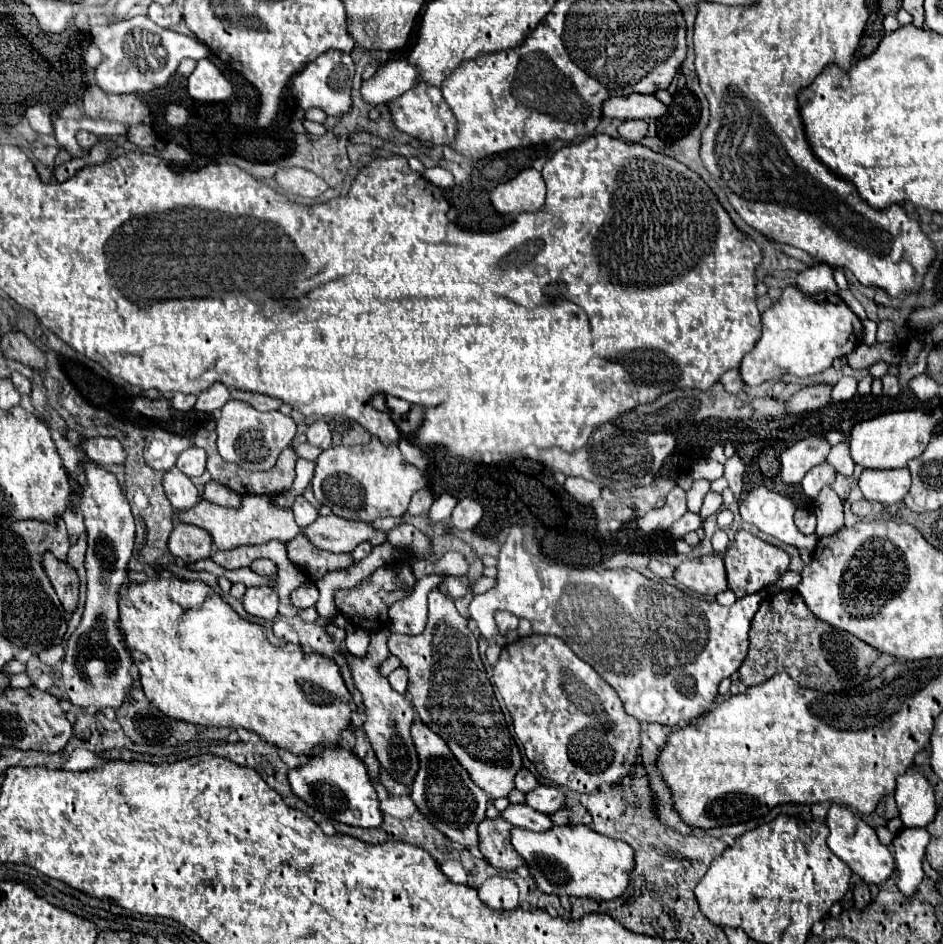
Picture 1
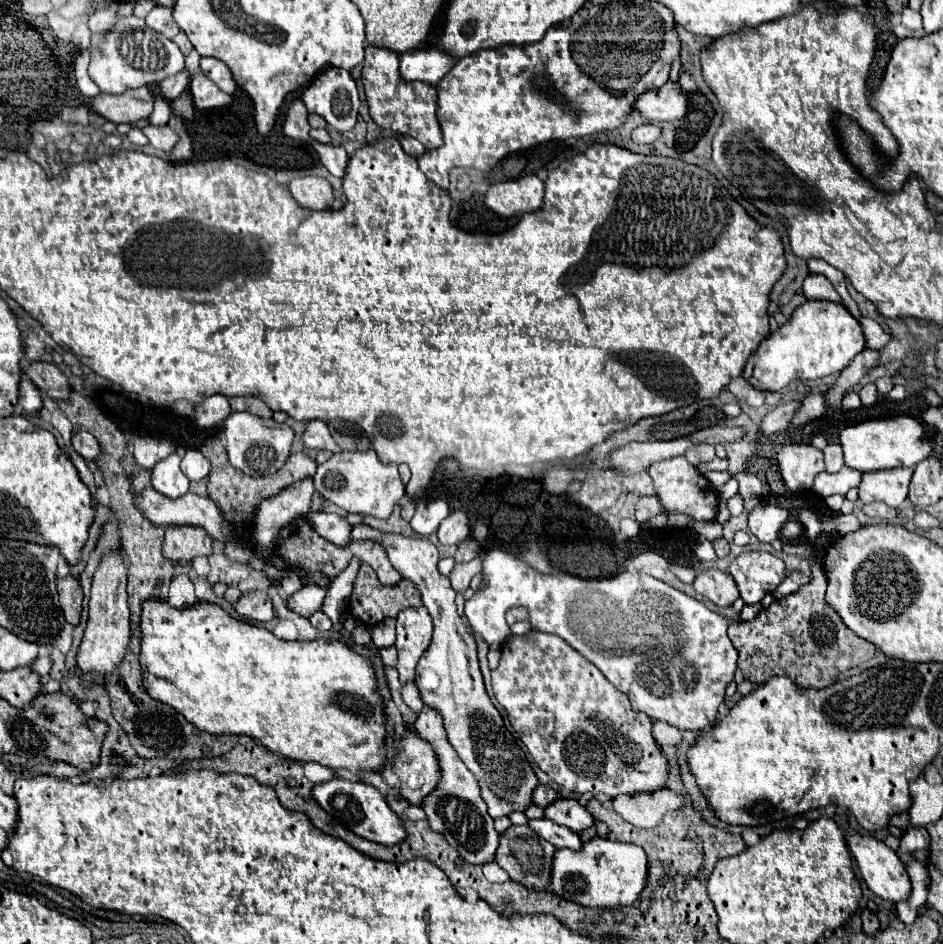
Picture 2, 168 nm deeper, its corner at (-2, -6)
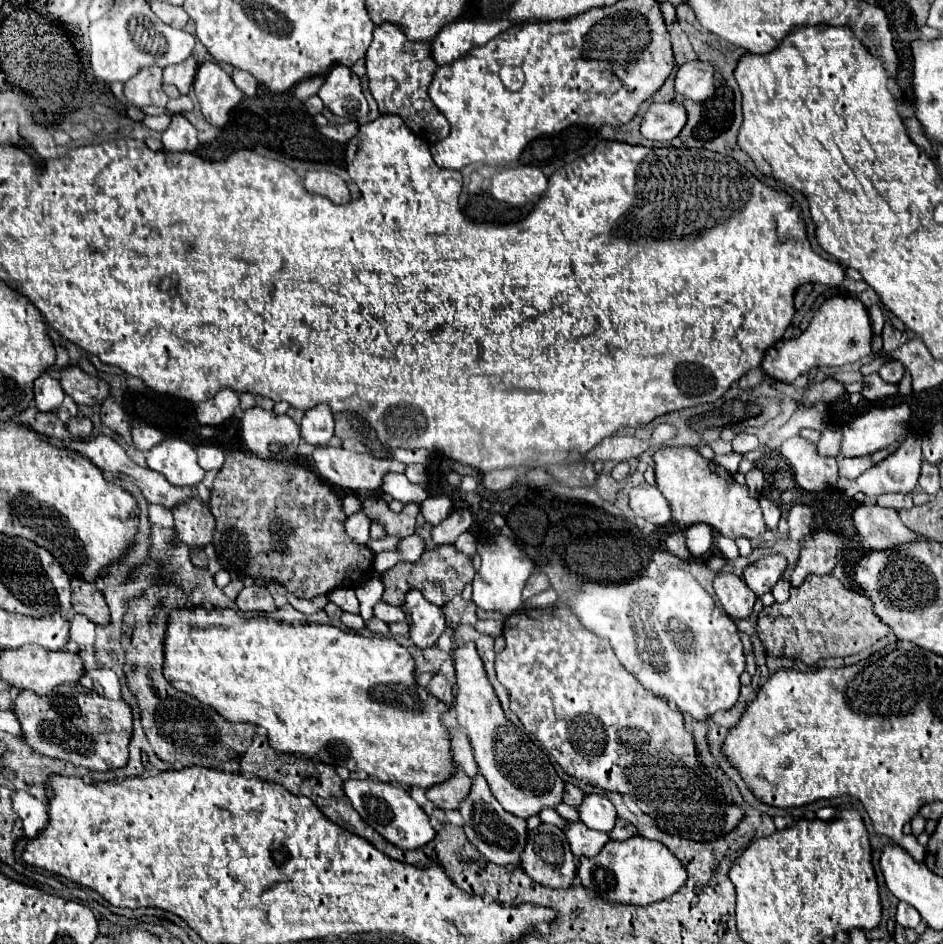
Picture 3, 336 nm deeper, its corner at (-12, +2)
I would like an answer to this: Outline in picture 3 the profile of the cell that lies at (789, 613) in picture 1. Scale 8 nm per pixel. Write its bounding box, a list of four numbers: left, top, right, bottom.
[757,574,889,670]

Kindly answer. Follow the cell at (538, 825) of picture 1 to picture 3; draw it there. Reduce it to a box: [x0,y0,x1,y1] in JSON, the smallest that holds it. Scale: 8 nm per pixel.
[565,820,609,856]

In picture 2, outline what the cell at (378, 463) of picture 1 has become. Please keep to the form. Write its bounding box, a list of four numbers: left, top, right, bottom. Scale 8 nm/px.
[313,450,405,518]

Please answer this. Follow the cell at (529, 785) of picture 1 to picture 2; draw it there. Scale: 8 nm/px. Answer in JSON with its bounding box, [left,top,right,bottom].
[533,784,559,808]

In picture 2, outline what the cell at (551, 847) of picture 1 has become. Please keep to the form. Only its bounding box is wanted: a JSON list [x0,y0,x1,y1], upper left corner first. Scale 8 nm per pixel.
[551,838,647,908]

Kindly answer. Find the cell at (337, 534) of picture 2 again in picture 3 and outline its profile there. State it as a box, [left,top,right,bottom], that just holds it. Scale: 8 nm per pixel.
[345,512,371,544]

